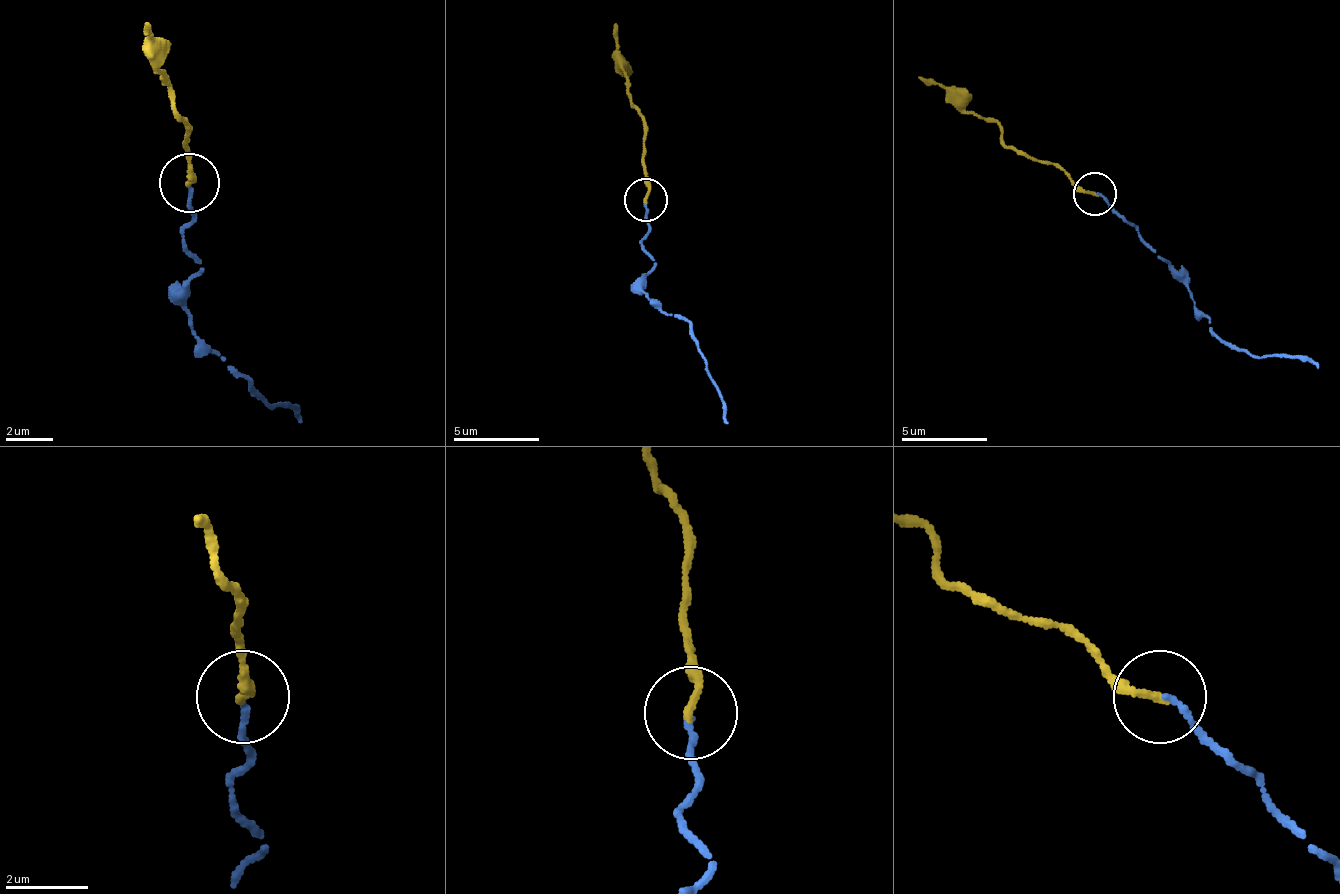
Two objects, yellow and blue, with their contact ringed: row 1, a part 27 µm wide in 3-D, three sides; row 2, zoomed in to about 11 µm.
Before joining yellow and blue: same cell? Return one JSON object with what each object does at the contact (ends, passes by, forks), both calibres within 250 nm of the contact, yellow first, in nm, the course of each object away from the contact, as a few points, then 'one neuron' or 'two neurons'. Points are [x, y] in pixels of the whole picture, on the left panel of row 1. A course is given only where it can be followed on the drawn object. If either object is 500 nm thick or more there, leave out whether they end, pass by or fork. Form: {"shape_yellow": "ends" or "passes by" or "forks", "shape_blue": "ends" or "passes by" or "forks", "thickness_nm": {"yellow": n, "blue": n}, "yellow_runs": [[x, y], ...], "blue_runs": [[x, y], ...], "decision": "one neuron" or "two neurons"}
{"shape_yellow": "ends", "shape_blue": "ends", "thickness_nm": {"yellow": 200, "blue": 160}, "yellow_runs": [[187, 184], [187, 131], [164, 83], [164, 71], [152, 30], [146, 24]], "blue_runs": [[187, 184], [193, 220], [182, 249], [199, 273], [187, 285], [187, 326], [270, 409], [288, 403], [300, 421]], "decision": "one neuron"}

